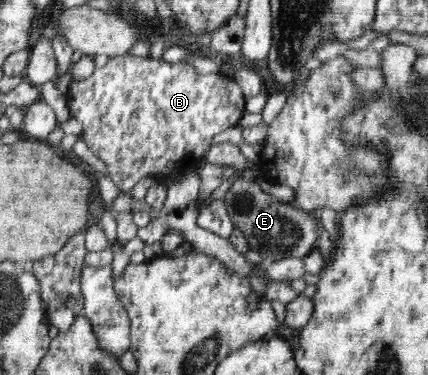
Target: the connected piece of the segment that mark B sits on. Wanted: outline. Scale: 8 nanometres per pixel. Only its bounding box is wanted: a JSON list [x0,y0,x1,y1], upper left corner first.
[65,56,246,195]

